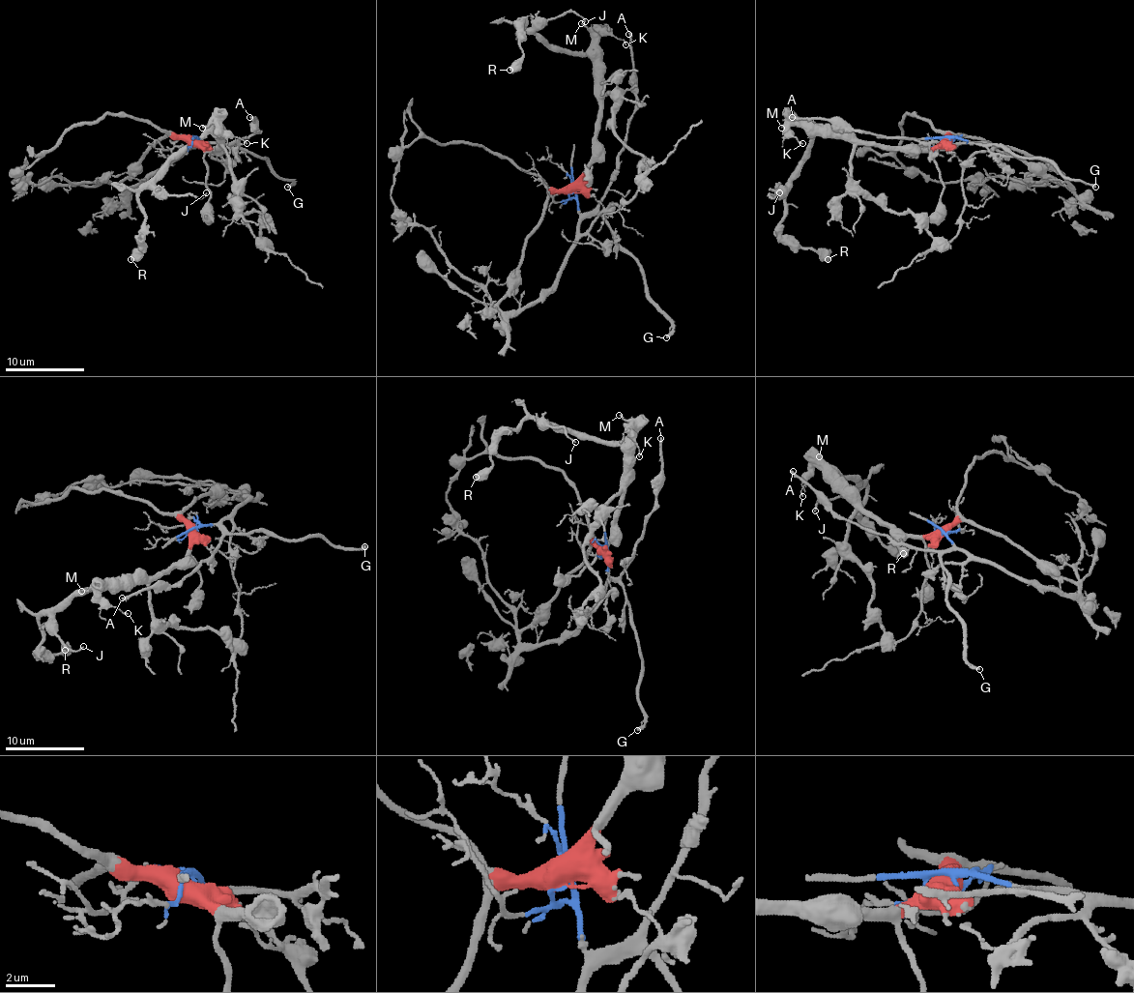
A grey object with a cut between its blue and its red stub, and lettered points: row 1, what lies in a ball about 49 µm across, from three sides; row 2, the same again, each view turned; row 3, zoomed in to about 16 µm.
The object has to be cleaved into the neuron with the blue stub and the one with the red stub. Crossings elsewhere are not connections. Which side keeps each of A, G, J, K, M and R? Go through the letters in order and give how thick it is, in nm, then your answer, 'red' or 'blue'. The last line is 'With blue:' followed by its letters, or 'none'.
A: 240 nm | blue
G: 280 nm | blue
J: 140 nm | red
K: 160 nm | red
M: 150 nm | red
R: 700 nm | red
With blue: A, G

